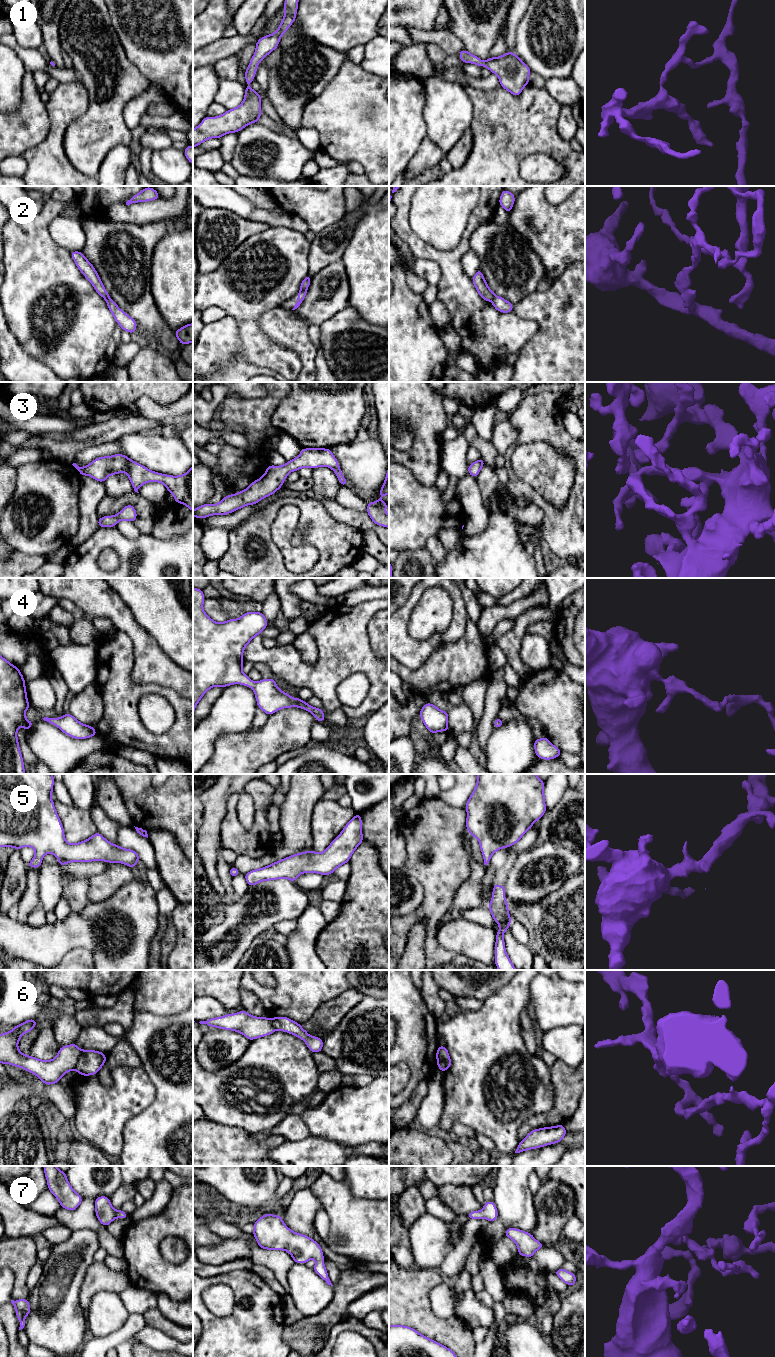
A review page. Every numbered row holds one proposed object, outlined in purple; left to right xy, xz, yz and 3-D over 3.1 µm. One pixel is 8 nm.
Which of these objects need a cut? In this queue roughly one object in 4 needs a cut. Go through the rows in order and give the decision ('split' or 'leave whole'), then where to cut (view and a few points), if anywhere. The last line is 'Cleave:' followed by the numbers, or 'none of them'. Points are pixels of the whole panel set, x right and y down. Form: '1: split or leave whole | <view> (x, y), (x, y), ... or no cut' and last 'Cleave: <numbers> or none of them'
1: leave whole | no cut
2: split | xz (306, 288), (300, 291)
3: leave whole | no cut
4: leave whole | no cut
5: leave whole | no cut
6: split | xy (83, 1050), (75, 1068)
7: leave whole | no cut
Cleave: 2, 6

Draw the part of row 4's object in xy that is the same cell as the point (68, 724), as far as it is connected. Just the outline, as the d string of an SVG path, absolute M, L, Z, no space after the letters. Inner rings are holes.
M70 713L64 714L60 718L44 717L43 720L56 725L63 733L74 739L87 739L98 735L91 725L85 725L79 722Z

